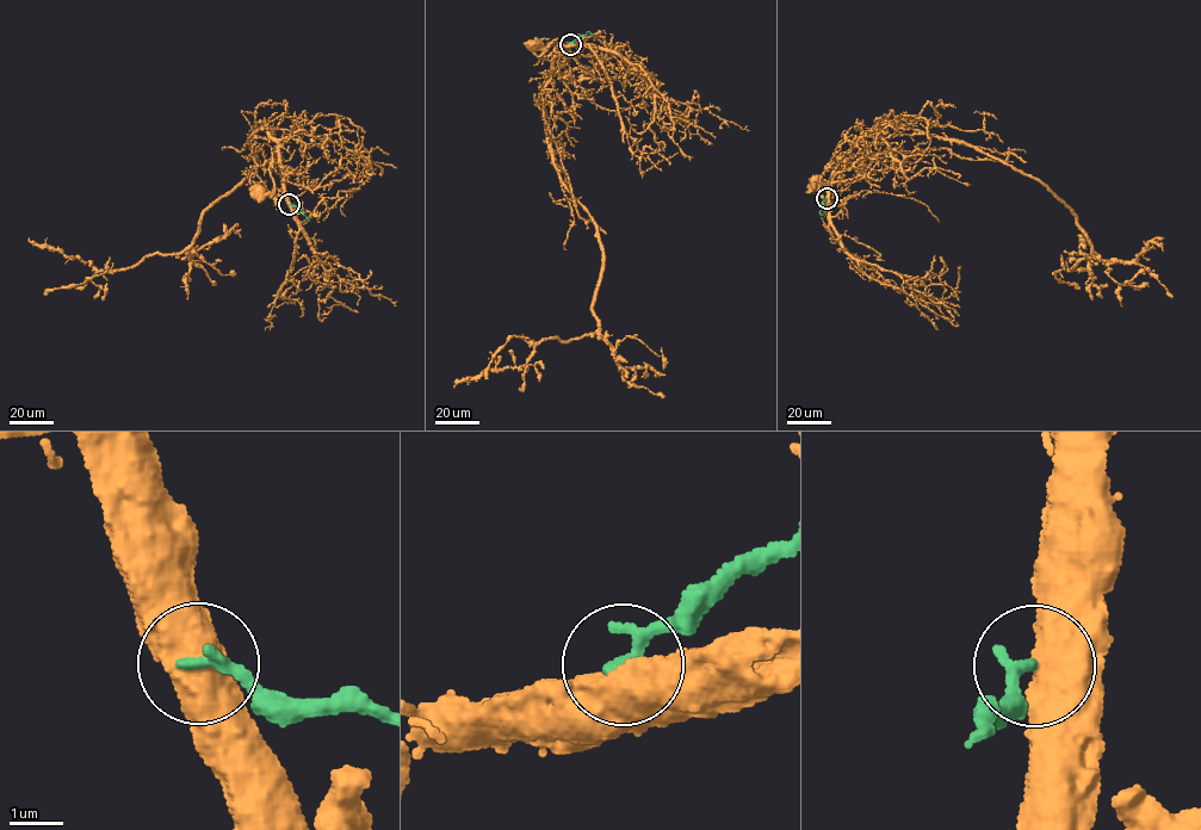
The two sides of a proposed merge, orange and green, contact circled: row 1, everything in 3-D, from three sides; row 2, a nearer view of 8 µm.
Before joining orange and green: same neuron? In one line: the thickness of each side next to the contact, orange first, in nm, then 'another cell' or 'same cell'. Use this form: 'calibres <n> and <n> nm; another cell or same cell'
calibres 800 and 240 nm; another cell

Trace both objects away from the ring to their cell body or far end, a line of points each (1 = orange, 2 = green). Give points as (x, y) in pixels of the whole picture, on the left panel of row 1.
1: (289, 204), (278, 162), (268, 169), (274, 189), (267, 193), (261, 189), (258, 191)
2: (289, 204), (296, 205), (309, 220), (311, 217)

